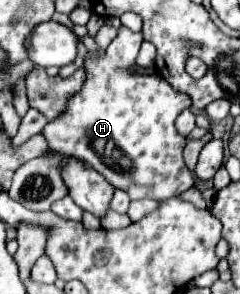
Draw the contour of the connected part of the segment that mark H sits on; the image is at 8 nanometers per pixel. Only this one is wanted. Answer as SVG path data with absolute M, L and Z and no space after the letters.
M127 27L119 29L119 35L111 45L105 49L105 55L99 57L97 53L91 53L89 59L85 59L85 69L89 73L87 85L75 97L71 97L67 105L67 113L59 117L59 121L51 121L43 129L43 137L47 139L49 147L55 151L79 155L87 165L91 165L95 171L99 171L113 187L127 191L131 199L167 199L181 195L183 191L191 189L195 185L195 175L187 169L183 161L183 147L185 137L181 137L175 129L177 115L191 105L191 99L185 93L175 91L163 77L159 75L131 75L129 67L135 65L135 57L139 53L139 47L143 43L143 33L133 33Z

